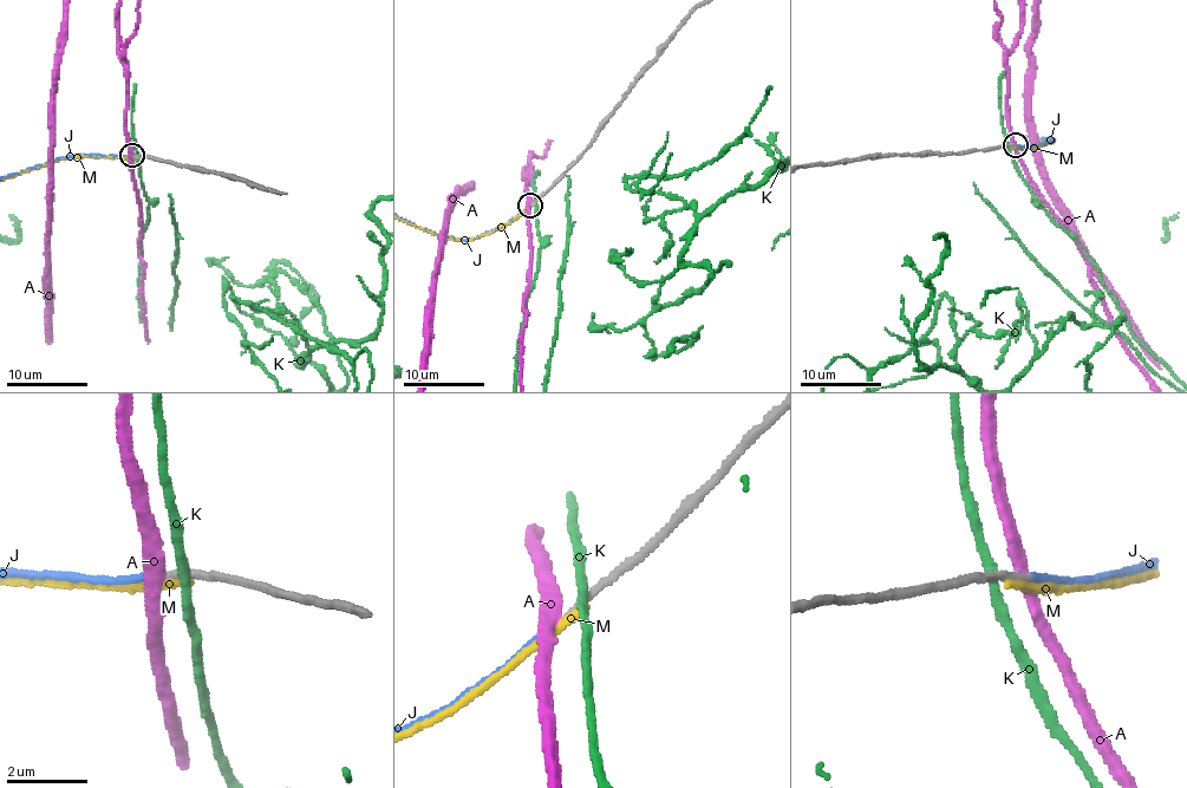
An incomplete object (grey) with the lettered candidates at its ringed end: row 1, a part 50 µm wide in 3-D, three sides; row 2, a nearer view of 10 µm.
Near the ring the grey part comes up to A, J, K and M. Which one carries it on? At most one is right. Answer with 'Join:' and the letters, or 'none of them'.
Join: J

